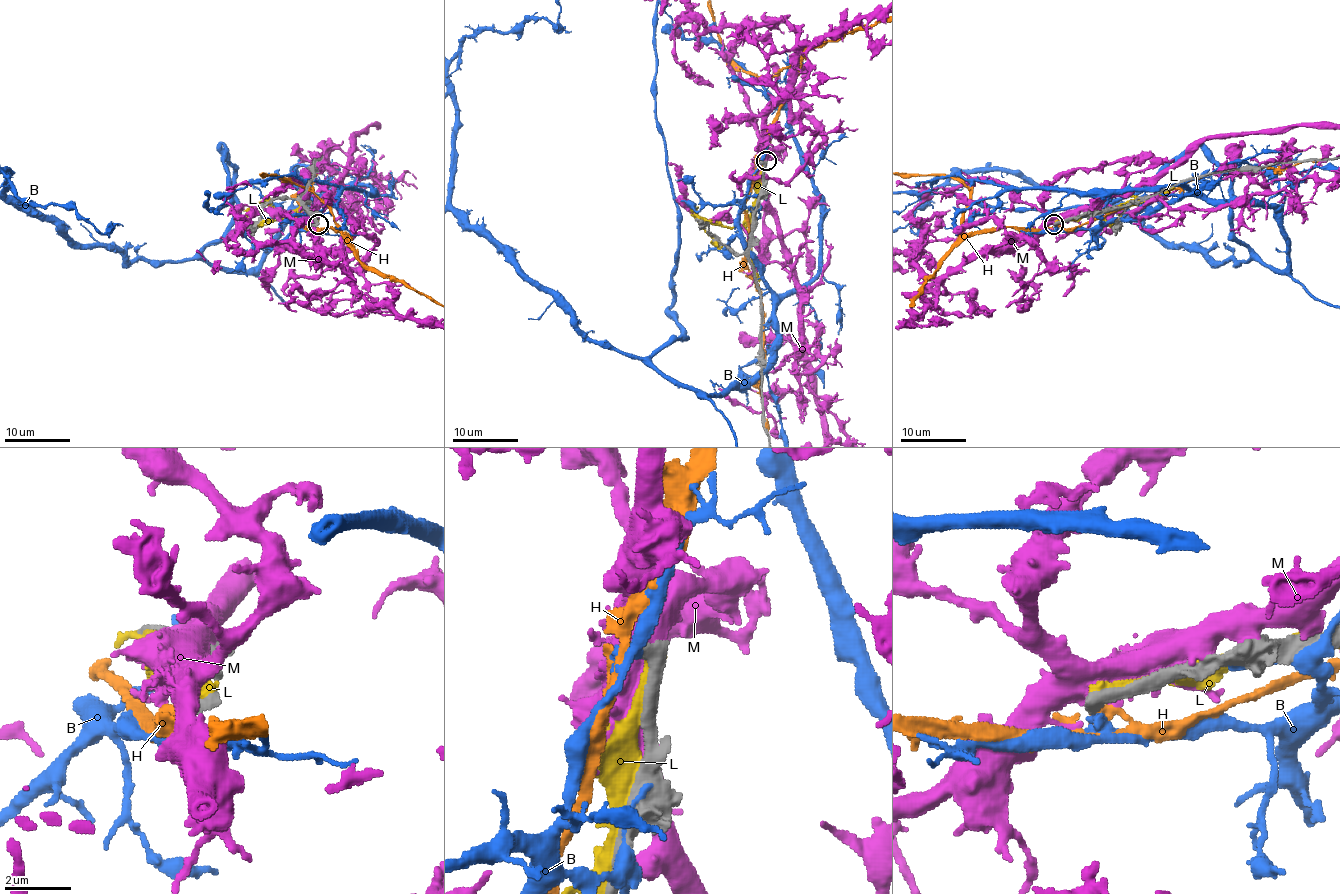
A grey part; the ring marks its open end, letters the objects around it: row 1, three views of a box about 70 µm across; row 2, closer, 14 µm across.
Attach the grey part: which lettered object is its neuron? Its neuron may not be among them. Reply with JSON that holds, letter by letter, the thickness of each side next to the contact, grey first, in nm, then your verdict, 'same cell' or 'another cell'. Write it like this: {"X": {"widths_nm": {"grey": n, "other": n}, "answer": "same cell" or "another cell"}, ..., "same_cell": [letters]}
{"B": {"widths_nm": {"grey": 480, "other": 240}, "answer": "another cell"}, "H": {"widths_nm": {"grey": 380, "other": 320}, "answer": "another cell"}, "L": {"widths_nm": {"grey": 360, "other": 480}, "answer": "another cell"}, "M": {"widths_nm": {"grey": 440, "other": 800}, "answer": "another cell"}, "same_cell": []}

